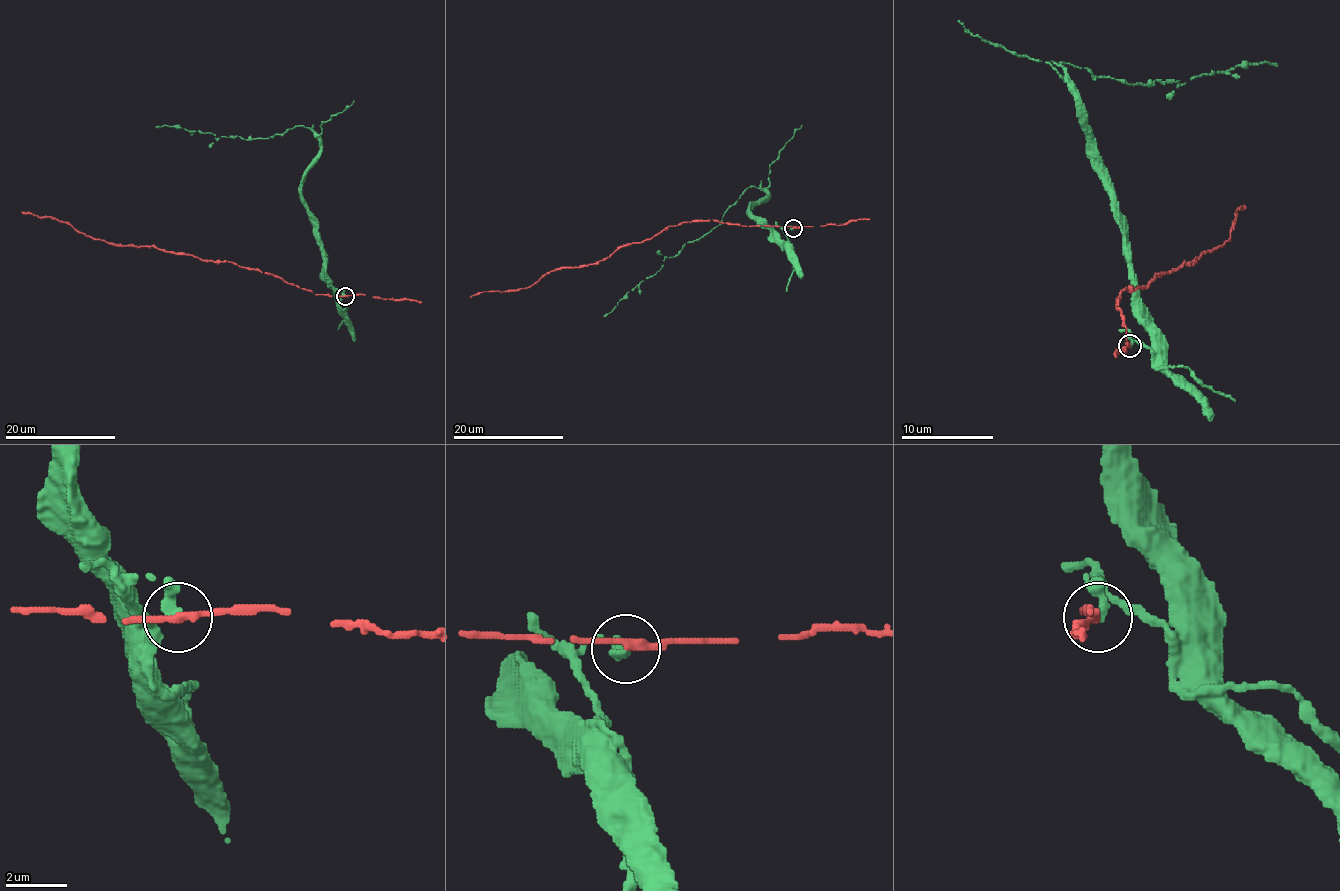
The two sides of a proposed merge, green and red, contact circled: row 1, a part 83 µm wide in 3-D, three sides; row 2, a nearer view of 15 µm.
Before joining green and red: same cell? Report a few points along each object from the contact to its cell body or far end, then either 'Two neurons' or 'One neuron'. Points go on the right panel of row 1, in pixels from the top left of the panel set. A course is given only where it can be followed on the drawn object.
Course of green: (1130, 345), (1126, 333), (1149, 347), (1151, 331), (1096, 142), (1061, 64), (1130, 84), (1275, 64). Course of red: (1130, 345), (1116, 306), (1119, 294), (1126, 287), (1144, 287), (1160, 274), (1190, 264), (1227, 241), (1243, 204). Two neurons

